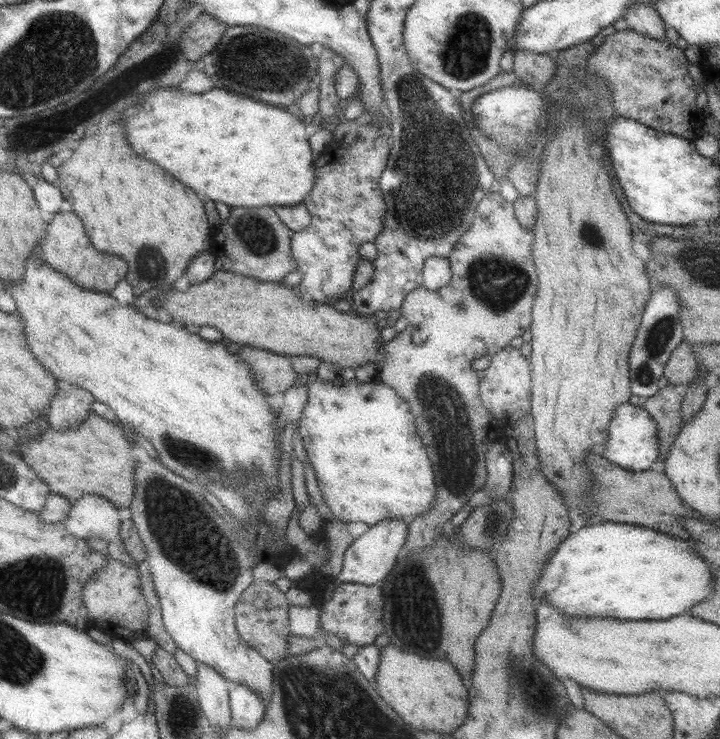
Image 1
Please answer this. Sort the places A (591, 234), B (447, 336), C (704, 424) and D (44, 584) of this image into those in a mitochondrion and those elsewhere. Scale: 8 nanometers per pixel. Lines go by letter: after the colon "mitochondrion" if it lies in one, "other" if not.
A: mitochondrion
B: other
C: other
D: mitochondrion

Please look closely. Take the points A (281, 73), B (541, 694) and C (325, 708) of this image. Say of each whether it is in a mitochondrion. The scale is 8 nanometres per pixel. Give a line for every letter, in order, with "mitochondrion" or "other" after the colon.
A: mitochondrion
B: mitochondrion
C: mitochondrion

